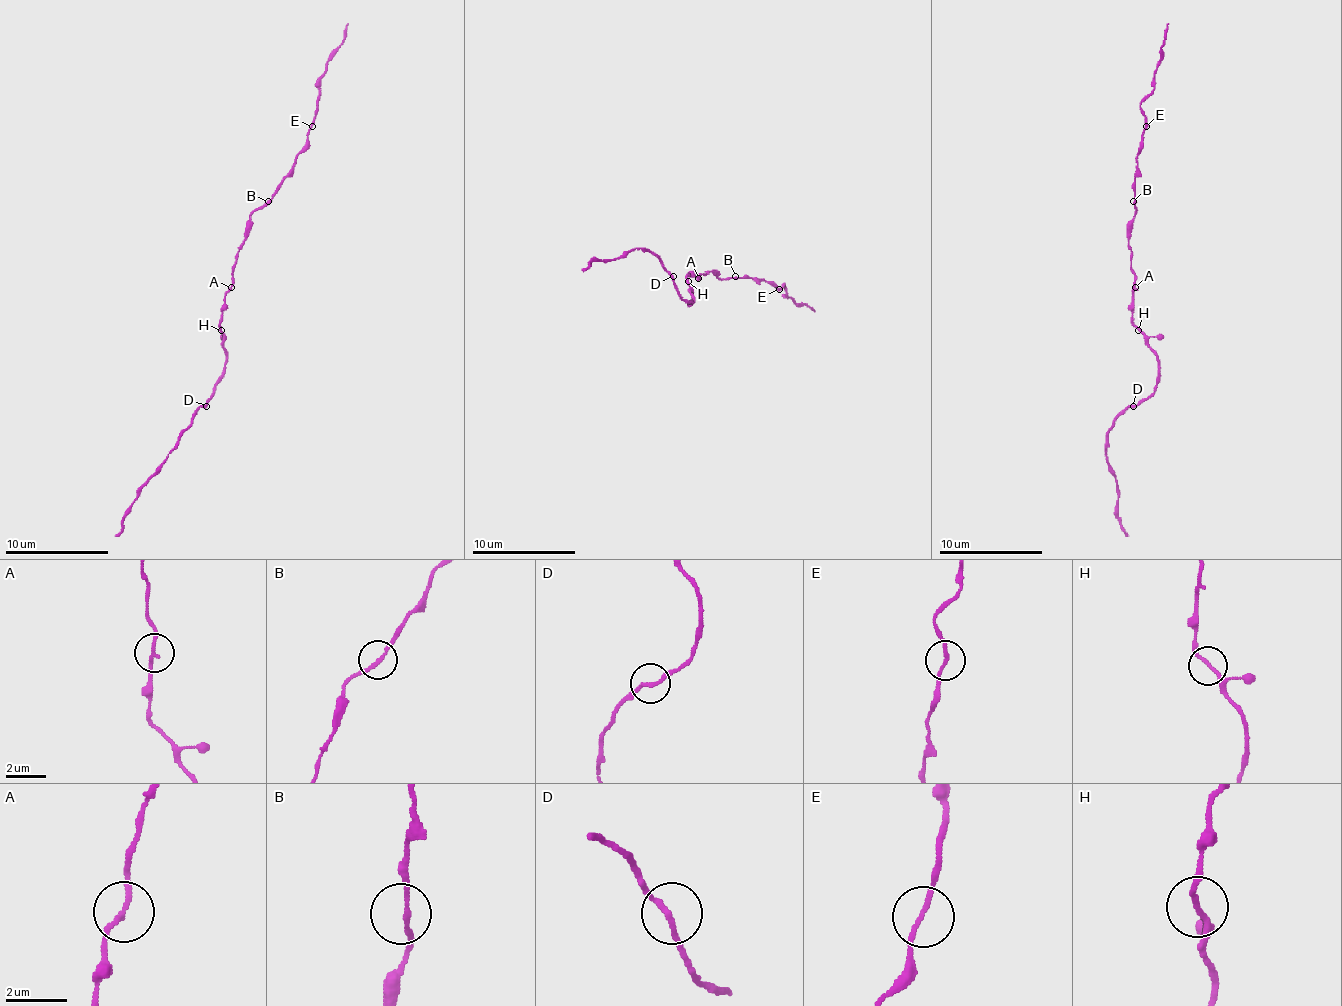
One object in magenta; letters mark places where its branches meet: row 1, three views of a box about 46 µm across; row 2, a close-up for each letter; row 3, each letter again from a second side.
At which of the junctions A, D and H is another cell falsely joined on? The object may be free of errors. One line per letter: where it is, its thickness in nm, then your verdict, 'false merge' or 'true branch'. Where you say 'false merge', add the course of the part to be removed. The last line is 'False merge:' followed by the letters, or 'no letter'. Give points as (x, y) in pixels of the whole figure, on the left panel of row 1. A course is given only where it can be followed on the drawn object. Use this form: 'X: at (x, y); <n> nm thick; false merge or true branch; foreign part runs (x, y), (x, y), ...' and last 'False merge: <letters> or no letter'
A: at (231, 287); 160 nm thick; true branch
D: at (206, 406); 160 nm thick; true branch
H: at (221, 330); 170 nm thick; true branch
False merge: no letter

